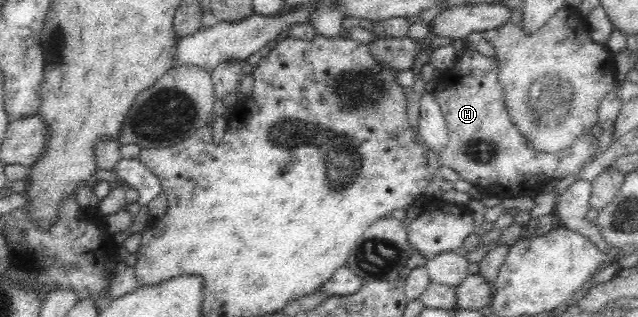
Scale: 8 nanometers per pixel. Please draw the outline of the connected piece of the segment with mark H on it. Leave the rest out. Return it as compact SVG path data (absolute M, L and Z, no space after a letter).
M467 45L463 49L453 66L444 71L438 71L435 82L430 86L430 93L439 105L450 136L447 149L440 155L440 165L442 168L447 166L455 169L461 178L476 185L483 195L502 198L529 195L534 198L548 180L578 174L587 163L591 162L591 159L595 159L594 156L601 147L601 138L604 133L599 119L597 124L589 127L590 129L585 134L581 134L582 137L570 147L556 153L536 151L529 146L509 116L509 108L505 104L505 92L499 80L498 61L494 56L482 55L473 45Z

